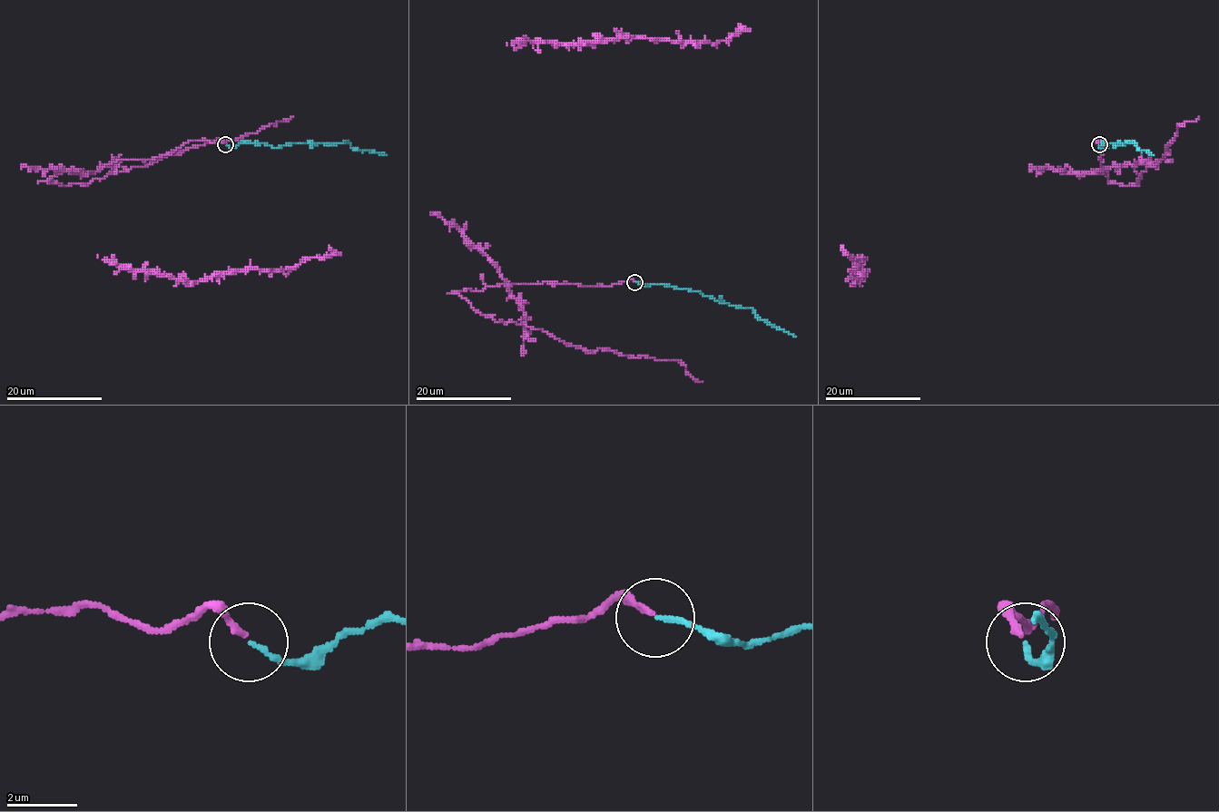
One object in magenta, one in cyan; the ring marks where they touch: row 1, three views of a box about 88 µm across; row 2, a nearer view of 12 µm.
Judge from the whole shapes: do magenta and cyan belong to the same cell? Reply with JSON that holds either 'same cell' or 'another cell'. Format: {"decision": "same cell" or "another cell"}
{"decision": "same cell"}

